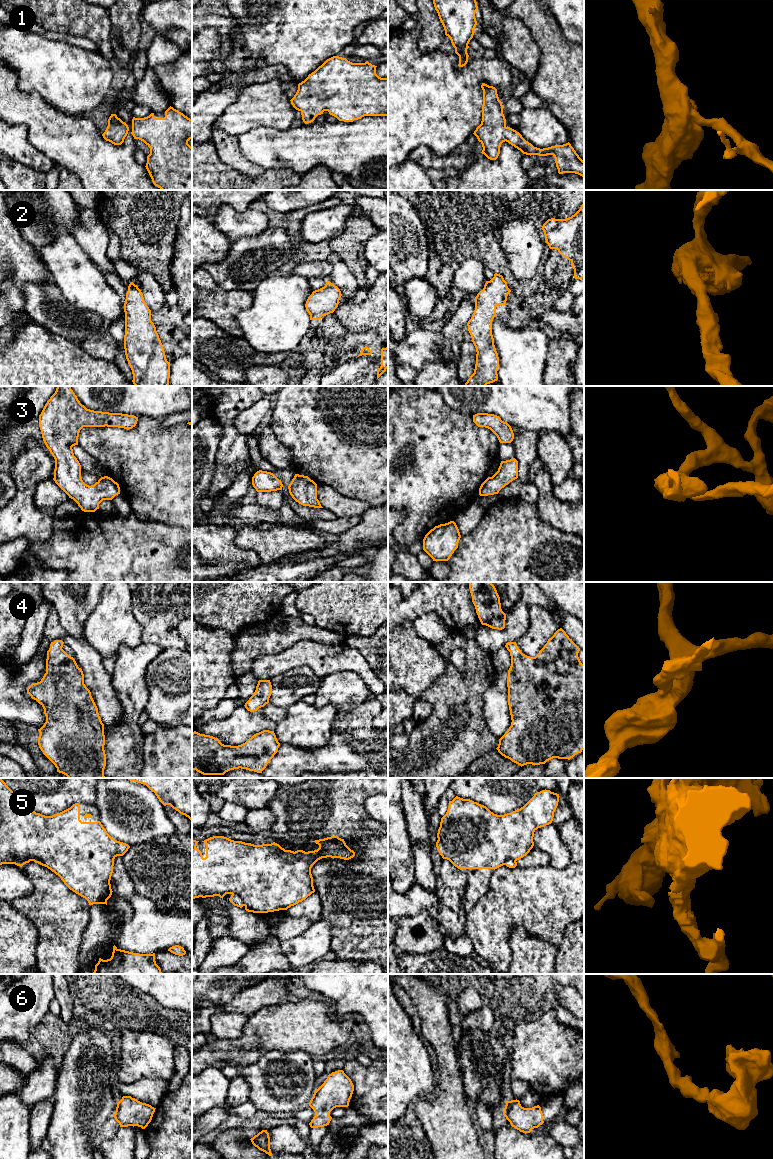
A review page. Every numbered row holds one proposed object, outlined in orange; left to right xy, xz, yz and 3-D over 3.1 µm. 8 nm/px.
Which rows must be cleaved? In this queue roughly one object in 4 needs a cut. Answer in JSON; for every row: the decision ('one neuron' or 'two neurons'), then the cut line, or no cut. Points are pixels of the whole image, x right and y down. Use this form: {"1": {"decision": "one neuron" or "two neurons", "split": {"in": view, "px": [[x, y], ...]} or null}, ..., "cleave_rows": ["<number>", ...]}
{"1": {"decision": "one neuron", "split": null}, "2": {"decision": "one neuron", "split": null}, "3": {"decision": "one neuron", "split": null}, "4": {"decision": "one neuron", "split": null}, "5": {"decision": "two neurons", "split": {"in": "xz", "px": [[232, 893], [239, 896], [244, 905]]}}, "6": {"decision": "one neuron", "split": null}, "cleave_rows": ["5"]}

